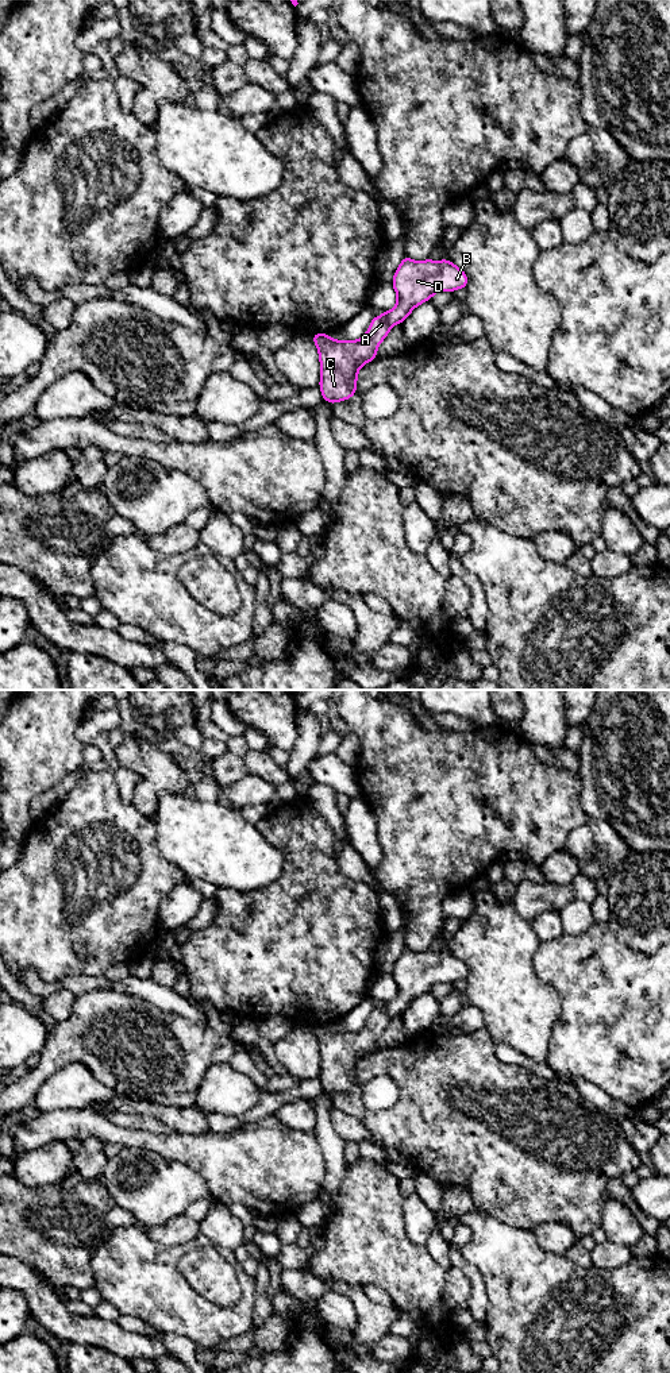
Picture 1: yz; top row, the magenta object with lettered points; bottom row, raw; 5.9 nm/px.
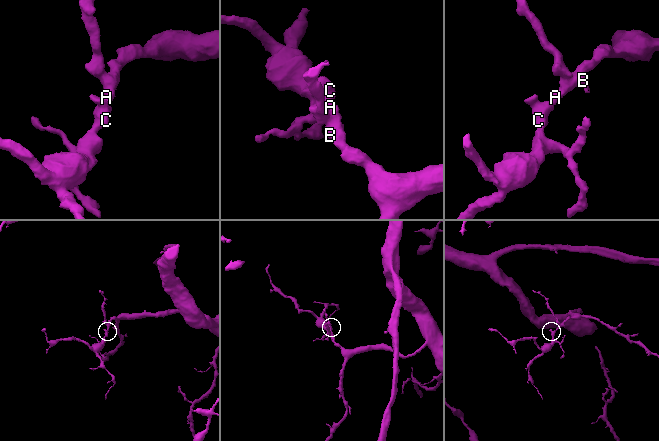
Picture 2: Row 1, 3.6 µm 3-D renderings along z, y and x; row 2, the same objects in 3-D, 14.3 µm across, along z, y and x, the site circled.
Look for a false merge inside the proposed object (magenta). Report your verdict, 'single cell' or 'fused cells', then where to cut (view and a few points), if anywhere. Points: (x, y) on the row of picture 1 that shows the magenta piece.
single cell; cut none

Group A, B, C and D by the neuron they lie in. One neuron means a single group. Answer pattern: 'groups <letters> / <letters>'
groups A B C D

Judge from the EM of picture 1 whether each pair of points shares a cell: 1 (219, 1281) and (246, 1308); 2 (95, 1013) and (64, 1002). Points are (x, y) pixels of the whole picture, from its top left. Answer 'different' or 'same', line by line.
1: different
2: different

